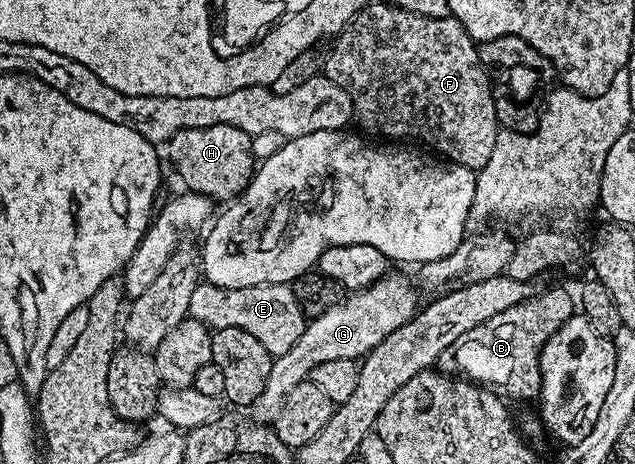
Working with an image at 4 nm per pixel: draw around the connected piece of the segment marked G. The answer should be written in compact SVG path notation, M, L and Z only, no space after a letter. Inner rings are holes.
M389 273L370 288L351 292L326 313L311 318L305 324L304 331L294 347L280 357L273 358L266 387L250 407L251 418L258 423L273 422L286 395L298 383L311 376L314 366L326 362L327 359L362 359L392 331L406 324L416 312L416 289L402 275Z

